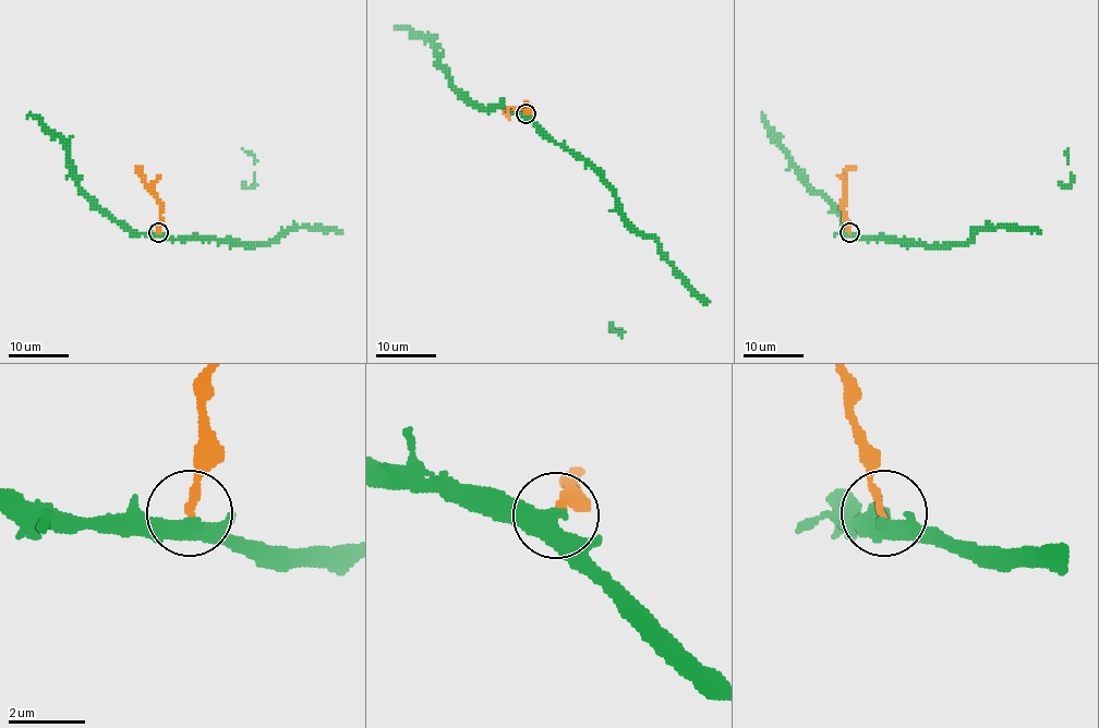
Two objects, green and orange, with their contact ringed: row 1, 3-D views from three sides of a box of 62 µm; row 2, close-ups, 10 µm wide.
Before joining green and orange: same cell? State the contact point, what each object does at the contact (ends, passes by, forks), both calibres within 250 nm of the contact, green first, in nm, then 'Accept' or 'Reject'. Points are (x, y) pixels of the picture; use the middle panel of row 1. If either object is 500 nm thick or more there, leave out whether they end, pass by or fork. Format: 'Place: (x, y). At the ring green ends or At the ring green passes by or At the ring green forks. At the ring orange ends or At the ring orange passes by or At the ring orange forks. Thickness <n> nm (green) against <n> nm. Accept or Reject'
Place: (526, 113). At the ring green passes by. At the ring orange ends. Thickness 380 nm (green) against 180 nm. Reject

